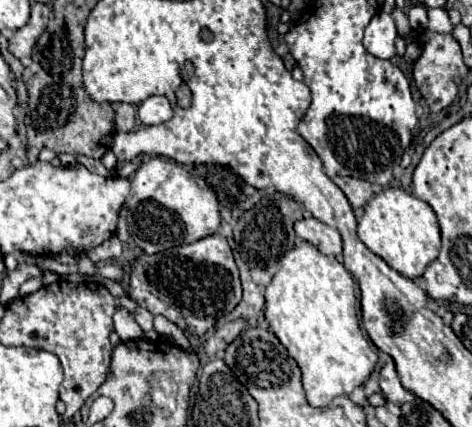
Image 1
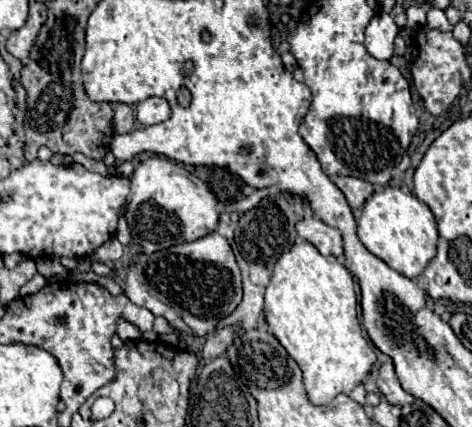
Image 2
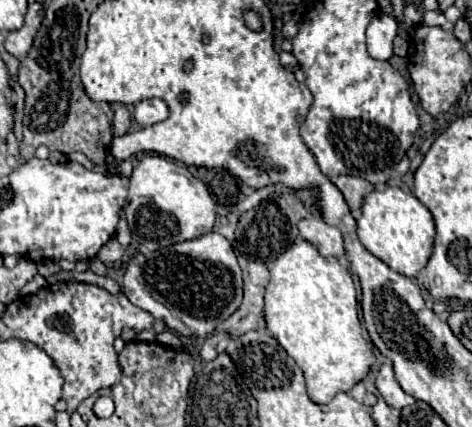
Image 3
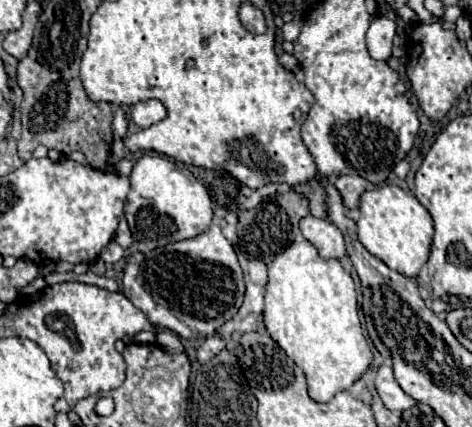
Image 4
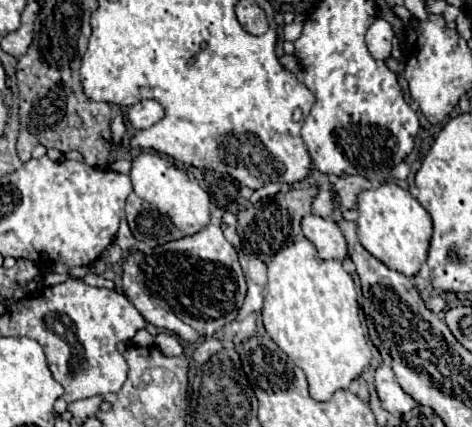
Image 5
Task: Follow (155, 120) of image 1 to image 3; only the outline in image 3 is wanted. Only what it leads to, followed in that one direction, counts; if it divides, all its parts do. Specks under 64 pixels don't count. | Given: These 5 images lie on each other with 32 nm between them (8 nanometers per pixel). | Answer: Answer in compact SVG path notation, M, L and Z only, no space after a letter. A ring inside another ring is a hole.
M150 98L150 100L138 102L132 110L132 116L140 126L152 126L168 118L168 106L160 98Z

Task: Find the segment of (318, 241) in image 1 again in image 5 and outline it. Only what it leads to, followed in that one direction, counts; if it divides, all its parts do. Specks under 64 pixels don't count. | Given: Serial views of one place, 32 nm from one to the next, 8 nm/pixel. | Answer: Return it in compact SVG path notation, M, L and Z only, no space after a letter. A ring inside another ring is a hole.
M310 214L302 220L302 232L316 246L322 260L344 260L348 256L346 238L334 220Z

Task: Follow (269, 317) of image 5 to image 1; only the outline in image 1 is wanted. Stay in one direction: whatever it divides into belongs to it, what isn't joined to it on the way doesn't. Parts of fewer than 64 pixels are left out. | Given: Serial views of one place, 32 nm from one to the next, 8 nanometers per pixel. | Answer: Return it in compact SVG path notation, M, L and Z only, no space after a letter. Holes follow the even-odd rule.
M302 240L280 258L278 272L274 274L270 286L266 288L264 314L270 324L270 330L288 350L288 354L298 362L302 370L306 400L312 406L328 406L336 396L350 394L356 386L362 386L364 380L374 370L378 355L369 340L362 336L358 324L352 274L334 256L320 254L316 246Z

